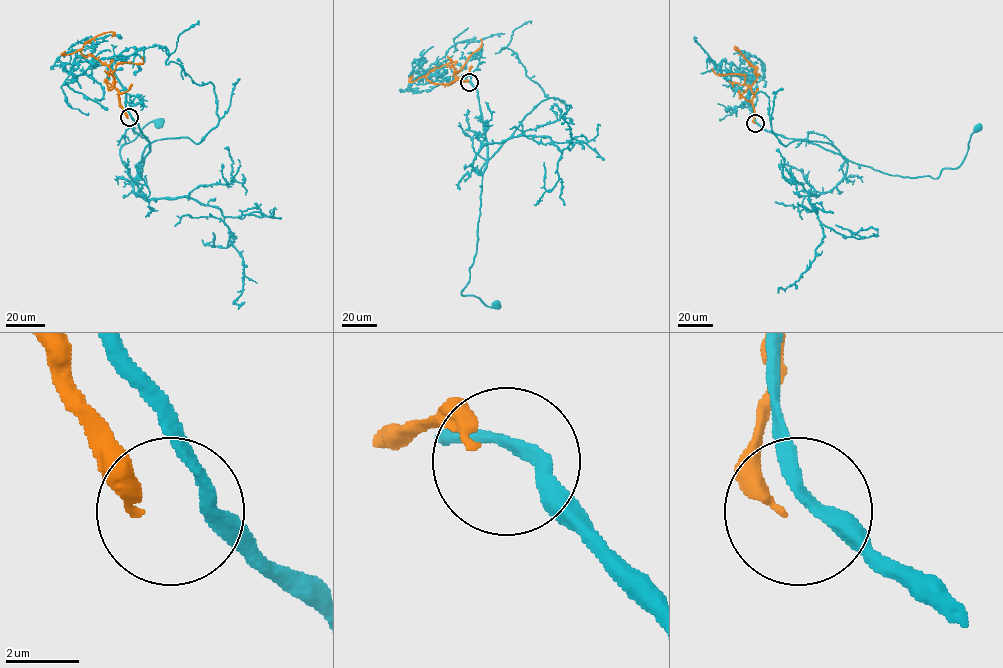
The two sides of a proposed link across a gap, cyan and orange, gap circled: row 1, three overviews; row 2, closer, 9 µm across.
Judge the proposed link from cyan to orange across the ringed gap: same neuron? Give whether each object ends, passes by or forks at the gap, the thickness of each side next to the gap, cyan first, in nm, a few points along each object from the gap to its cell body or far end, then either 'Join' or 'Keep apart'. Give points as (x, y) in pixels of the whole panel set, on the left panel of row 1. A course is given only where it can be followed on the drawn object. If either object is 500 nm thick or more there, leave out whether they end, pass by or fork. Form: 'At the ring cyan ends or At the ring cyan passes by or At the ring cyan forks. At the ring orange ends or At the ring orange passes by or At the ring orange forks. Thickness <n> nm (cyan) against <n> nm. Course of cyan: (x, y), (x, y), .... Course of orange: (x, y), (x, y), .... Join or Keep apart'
At the ring cyan passes by. At the ring orange ends. Thickness 360 nm (cyan) against 240 nm. Course of cyan: (130, 117), (149, 147), (141, 174), (133, 180), (122, 162), (120, 149), (148, 123), (158, 123). Course of orange: (128, 118), (115, 87), (113, 72), (92, 56), (82, 54), (81, 49), (88, 41), (110, 32), (112, 36). Keep apart

